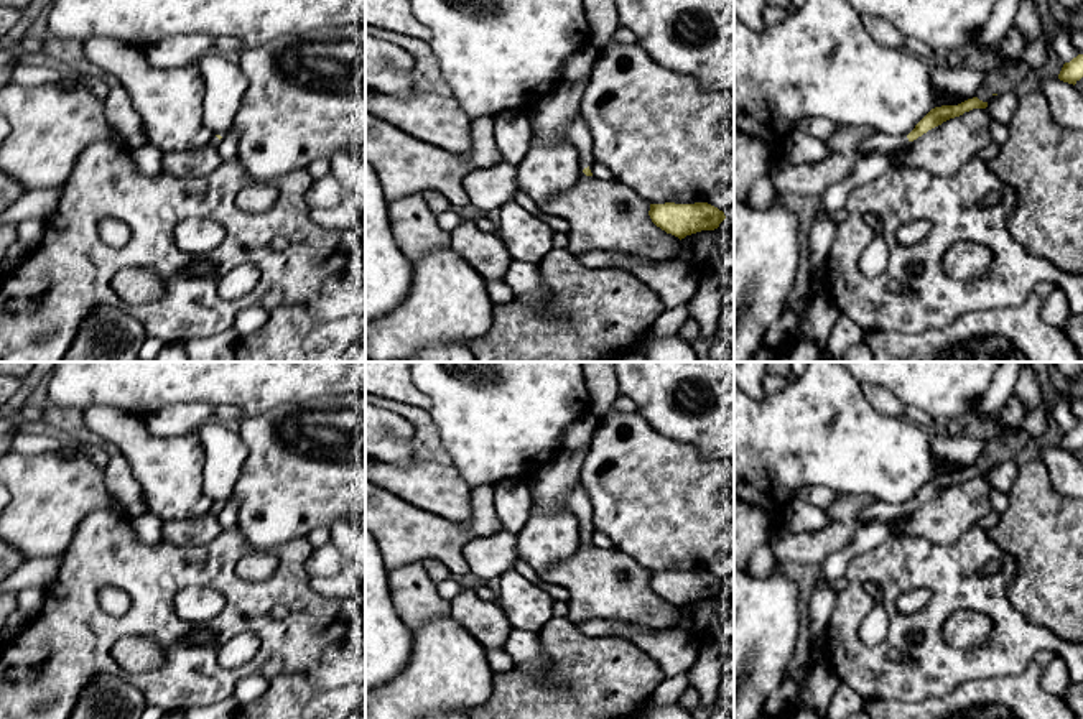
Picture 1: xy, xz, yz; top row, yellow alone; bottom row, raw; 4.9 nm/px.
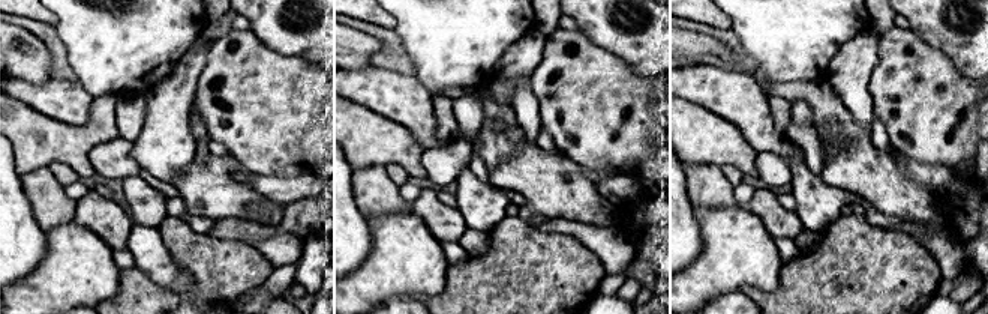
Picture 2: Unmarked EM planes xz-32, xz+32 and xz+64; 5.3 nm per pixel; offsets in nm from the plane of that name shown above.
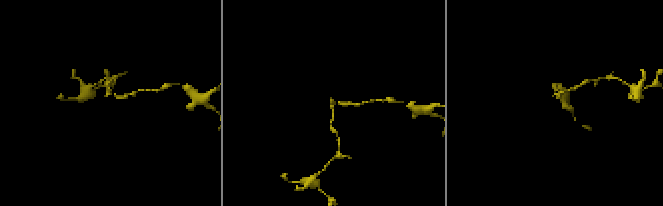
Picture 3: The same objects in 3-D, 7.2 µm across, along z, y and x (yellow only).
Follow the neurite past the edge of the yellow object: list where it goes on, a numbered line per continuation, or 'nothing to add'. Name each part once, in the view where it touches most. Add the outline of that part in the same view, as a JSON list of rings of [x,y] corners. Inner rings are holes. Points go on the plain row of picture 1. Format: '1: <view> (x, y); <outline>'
1: xz (578, 500); [[[581,482],[571,489],[568,507],[579,523],[581,536],[588,536],[593,531],[593,510],[589,497]]]

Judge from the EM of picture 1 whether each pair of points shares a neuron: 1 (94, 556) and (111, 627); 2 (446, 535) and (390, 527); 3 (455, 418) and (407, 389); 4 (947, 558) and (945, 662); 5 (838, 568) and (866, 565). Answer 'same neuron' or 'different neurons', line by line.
1: same neuron
2: same neuron
3: different neurons
4: same neuron
5: different neurons

